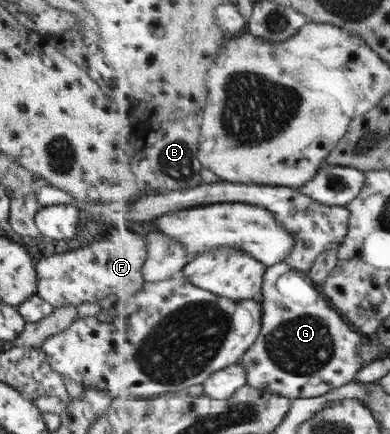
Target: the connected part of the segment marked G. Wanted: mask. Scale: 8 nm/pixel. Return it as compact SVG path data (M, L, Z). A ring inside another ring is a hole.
M286 261L268 267L264 279L264 289L262 290L259 301L261 301L263 306L262 330L257 341L251 346L251 349L245 352L245 355L243 355L239 361L239 364L243 364L248 371L248 385L257 389L263 388L263 391L275 393L281 397L289 398L292 401L293 399L299 398L319 398L329 394L333 389L339 389L356 381L358 373L366 366L362 356L362 347L365 339L357 333L356 329L354 331L351 329L351 324L348 322L348 319L331 305L331 301L329 301L323 294L321 288L309 277L308 273L294 268L292 264L288 264Z

